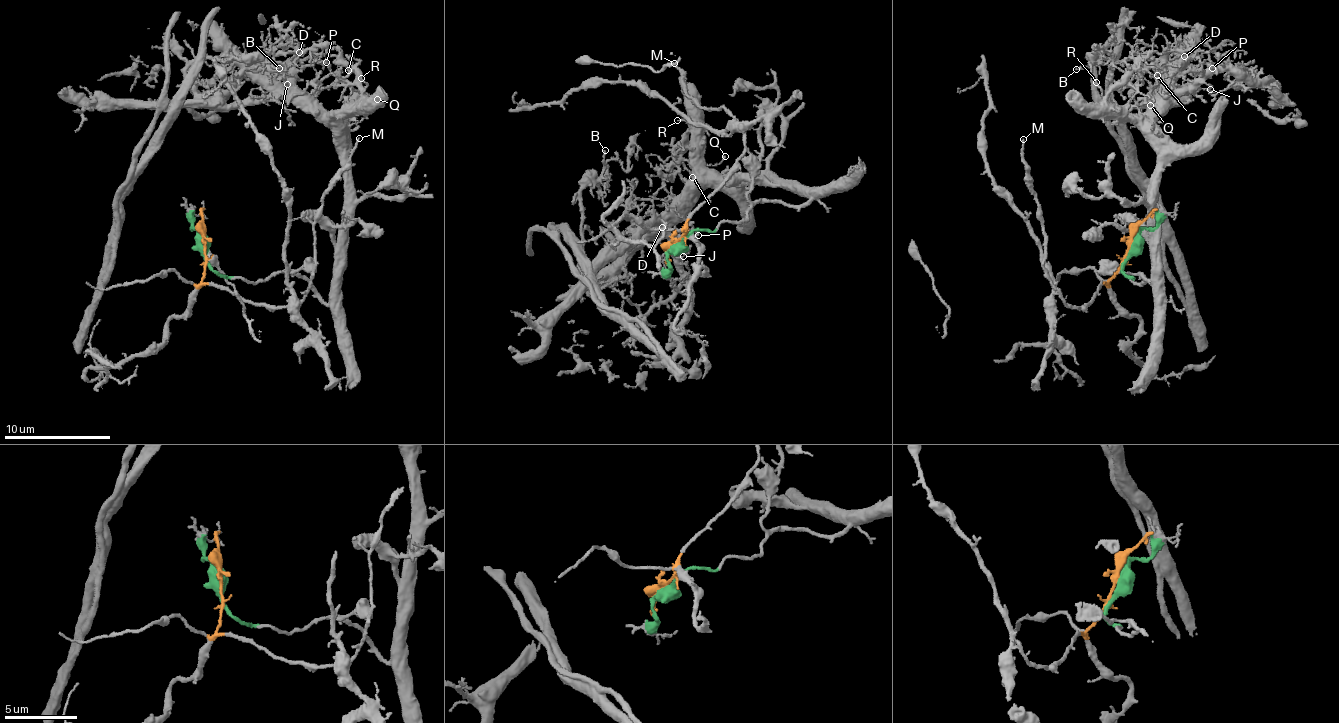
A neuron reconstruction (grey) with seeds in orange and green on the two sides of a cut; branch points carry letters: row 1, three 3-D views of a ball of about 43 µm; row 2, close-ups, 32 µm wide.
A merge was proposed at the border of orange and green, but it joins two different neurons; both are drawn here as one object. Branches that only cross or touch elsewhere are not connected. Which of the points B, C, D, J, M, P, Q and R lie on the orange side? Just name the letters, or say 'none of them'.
M

